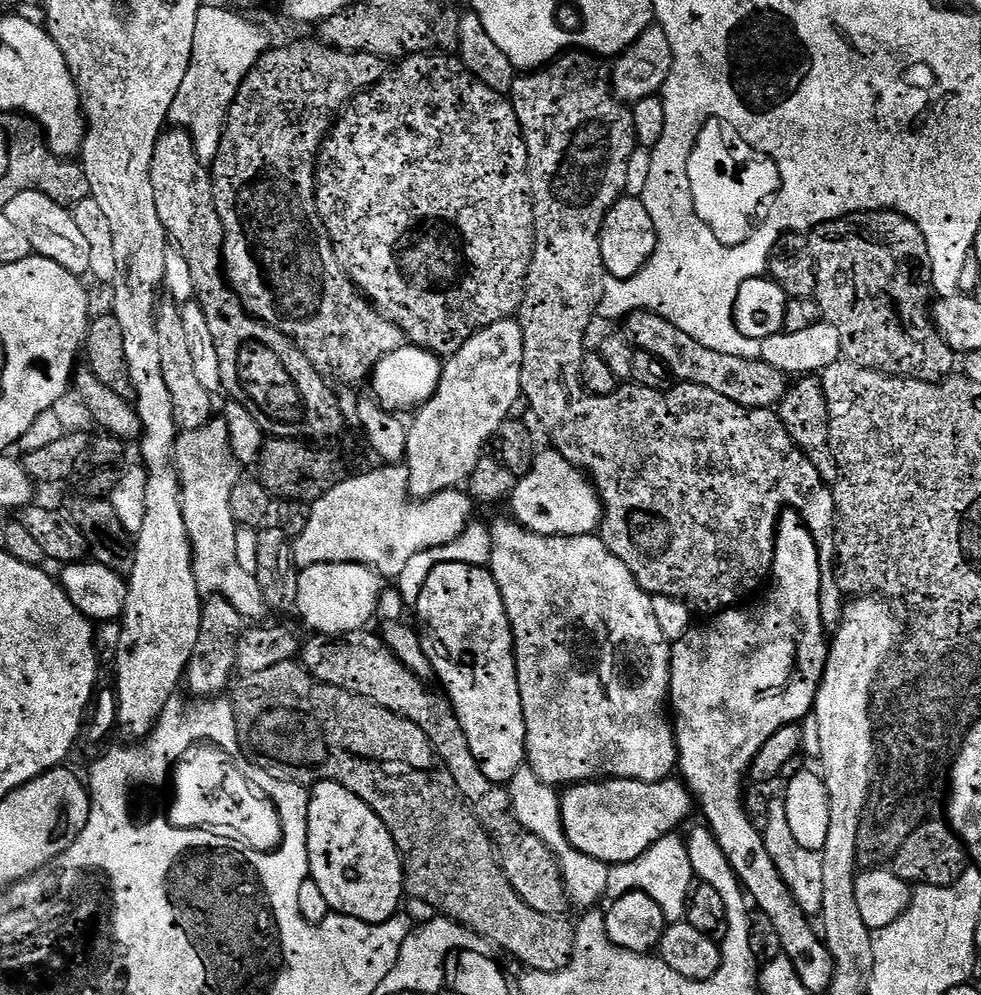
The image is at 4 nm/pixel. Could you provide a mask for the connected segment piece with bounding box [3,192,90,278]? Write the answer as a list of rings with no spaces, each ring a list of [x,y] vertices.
[[[23,192],[18,194],[18,198],[10,198],[10,202],[3,208],[6,218],[10,218],[10,222],[14,222],[14,226],[18,226],[18,230],[22,230],[22,234],[26,234],[26,242],[30,242],[33,253],[37,256],[45,256],[54,262],[58,262],[58,266],[62,266],[66,270],[70,270],[70,274],[81,278],[87,277],[90,273],[90,245],[86,243],[86,238],[78,231],[78,222],[74,222],[72,212],[67,208],[63,208],[58,202],[54,202],[50,198],[46,198],[46,194],[38,194],[37,192]]]

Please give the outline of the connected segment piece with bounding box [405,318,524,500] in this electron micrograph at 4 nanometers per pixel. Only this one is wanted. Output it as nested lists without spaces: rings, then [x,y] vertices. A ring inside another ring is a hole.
[[[519,319],[503,320],[502,322],[494,322],[494,326],[486,326],[480,332],[475,332],[465,344],[462,345],[453,356],[447,357],[446,363],[443,365],[440,373],[440,385],[438,390],[425,404],[415,409],[412,422],[407,425],[408,441],[406,442],[406,467],[408,469],[408,491],[417,500],[427,500],[428,497],[445,492],[447,488],[456,488],[460,484],[467,481],[474,474],[474,466],[478,466],[478,462],[485,455],[488,439],[494,434],[494,430],[498,430],[498,426],[502,426],[504,420],[509,419],[513,415],[512,407],[516,403],[521,403],[522,393],[520,390],[520,375],[522,374],[522,350],[524,349],[524,339],[522,338],[522,330],[520,329]]]

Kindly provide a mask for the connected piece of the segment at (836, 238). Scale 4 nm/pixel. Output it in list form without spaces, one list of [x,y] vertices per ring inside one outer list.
[[[854,212],[806,232],[785,234],[768,258],[768,272],[789,298],[797,296],[818,302],[823,319],[838,330],[841,357],[852,364],[931,384],[947,380],[957,371],[957,353],[936,330],[932,267],[926,238],[922,238],[922,230],[918,230],[910,218],[897,212]]]

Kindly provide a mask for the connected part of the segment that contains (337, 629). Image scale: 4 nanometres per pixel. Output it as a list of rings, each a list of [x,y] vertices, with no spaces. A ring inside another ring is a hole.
[[[315,564],[299,569],[295,607],[312,630],[326,630],[334,637],[341,632],[363,629],[377,615],[382,577],[364,564]]]

